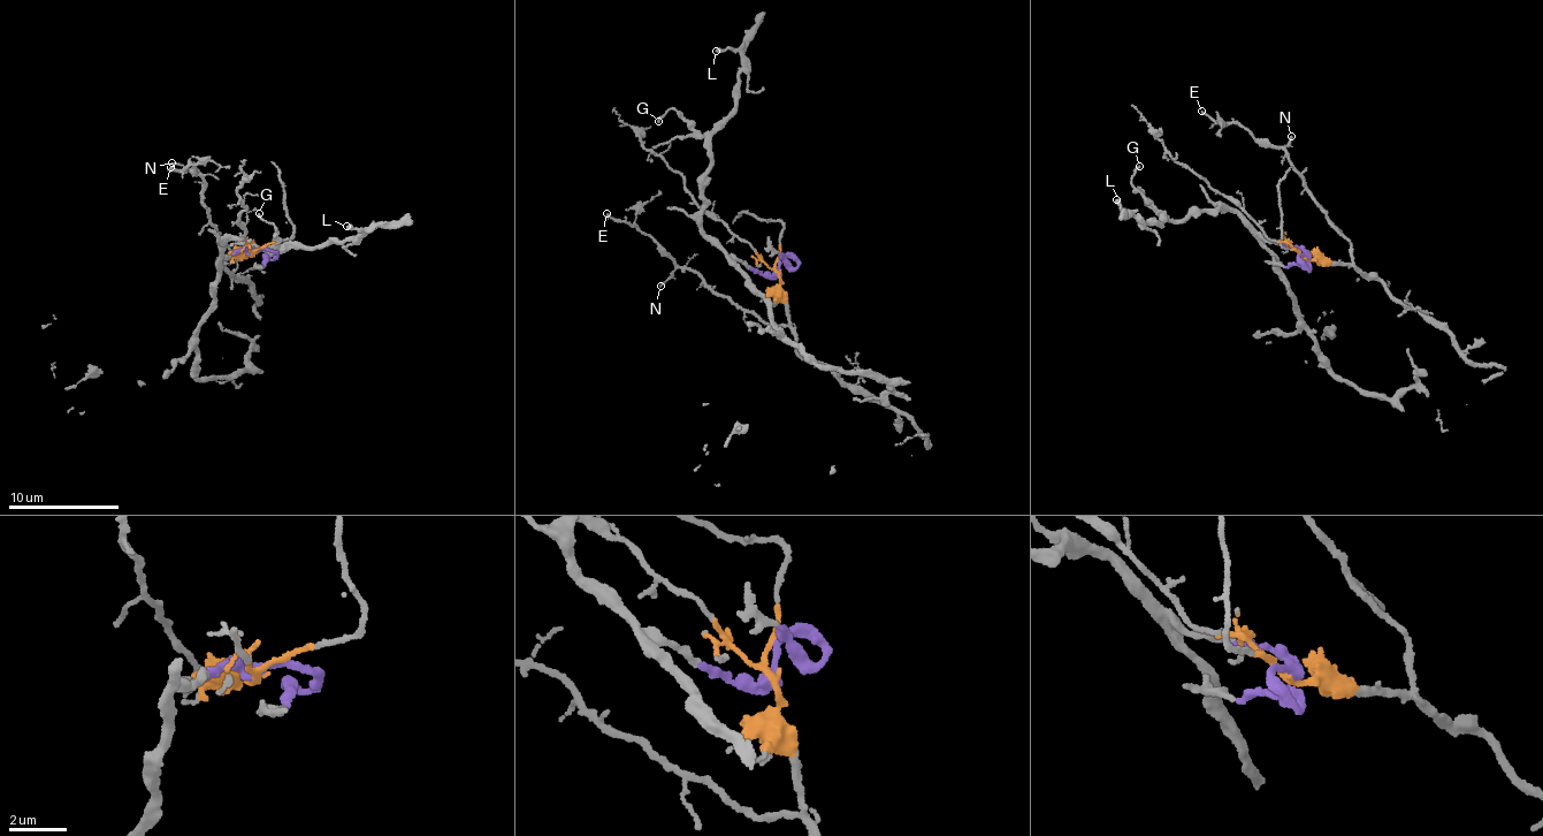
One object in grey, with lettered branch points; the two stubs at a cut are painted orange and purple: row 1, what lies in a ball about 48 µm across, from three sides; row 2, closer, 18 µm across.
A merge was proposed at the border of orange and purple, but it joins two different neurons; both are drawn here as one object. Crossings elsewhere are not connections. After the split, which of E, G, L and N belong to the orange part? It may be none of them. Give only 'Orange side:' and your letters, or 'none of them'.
Orange side: E, N

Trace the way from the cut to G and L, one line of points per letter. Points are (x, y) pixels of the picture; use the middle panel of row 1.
G: (777, 273), (759, 274), (704, 232), (702, 211), (709, 152), (702, 135), (675, 111), (657, 121)
L: (777, 273), (759, 274), (704, 232), (709, 147), (713, 131), (732, 109), (742, 63), (730, 48), (715, 52)

